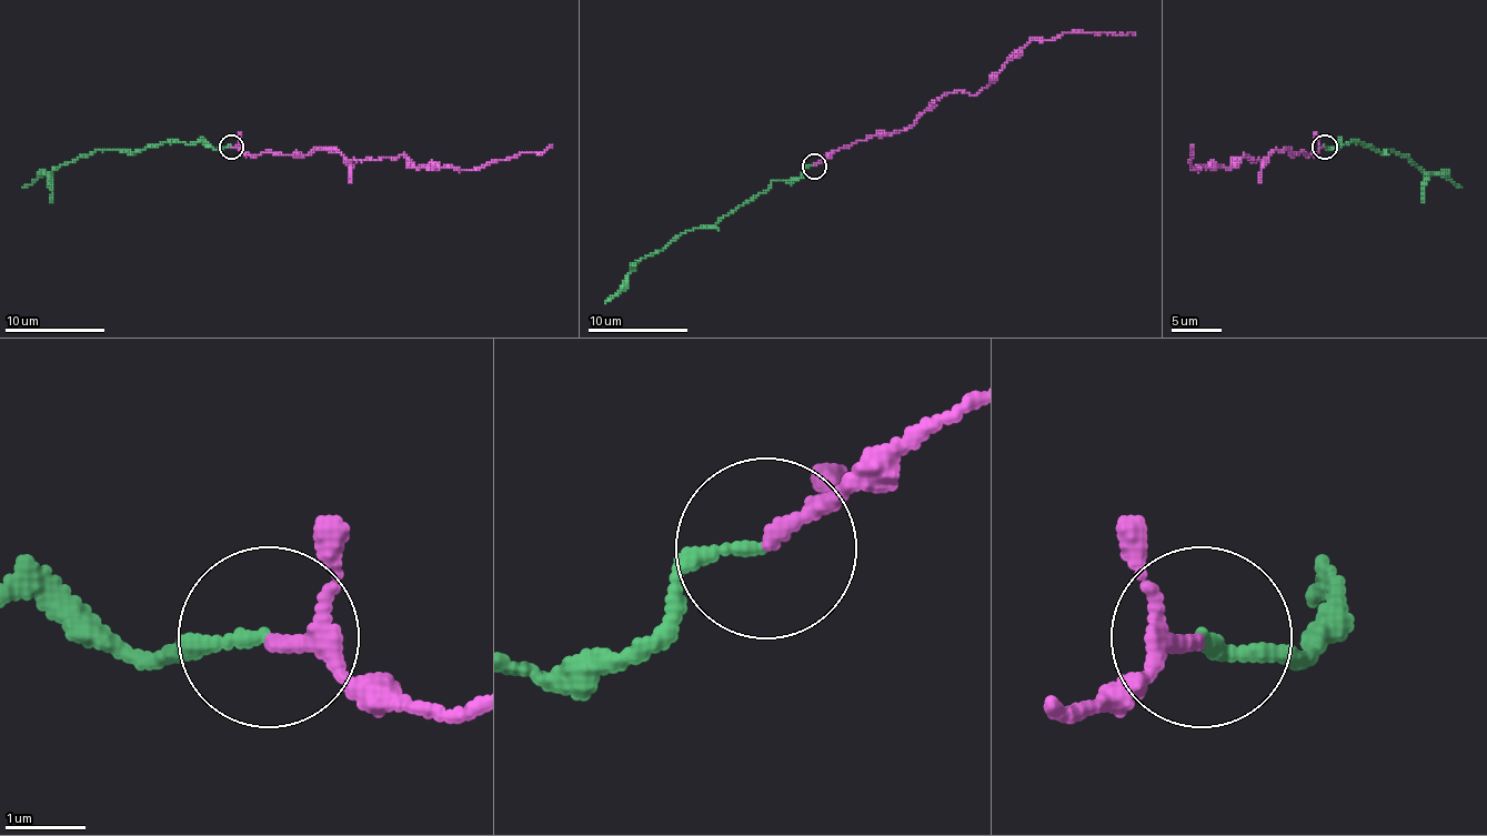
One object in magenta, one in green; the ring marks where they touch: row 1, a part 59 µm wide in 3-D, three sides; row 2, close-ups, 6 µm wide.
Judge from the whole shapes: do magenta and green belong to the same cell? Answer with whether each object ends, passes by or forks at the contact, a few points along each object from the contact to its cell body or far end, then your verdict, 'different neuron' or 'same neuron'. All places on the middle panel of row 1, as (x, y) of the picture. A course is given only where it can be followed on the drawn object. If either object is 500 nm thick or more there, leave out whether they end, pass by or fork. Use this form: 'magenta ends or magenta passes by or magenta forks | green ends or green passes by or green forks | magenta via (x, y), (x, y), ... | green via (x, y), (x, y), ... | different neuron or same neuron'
magenta passes by | green ends | magenta via (814, 165), (858, 140), (906, 130), (950, 92), (976, 96), (1032, 40), (1065, 32), (1135, 34) | green via (814, 165), (786, 183), (773, 180), (713, 225), (681, 233), (661, 251), (645, 255), (605, 303) | same neuron

